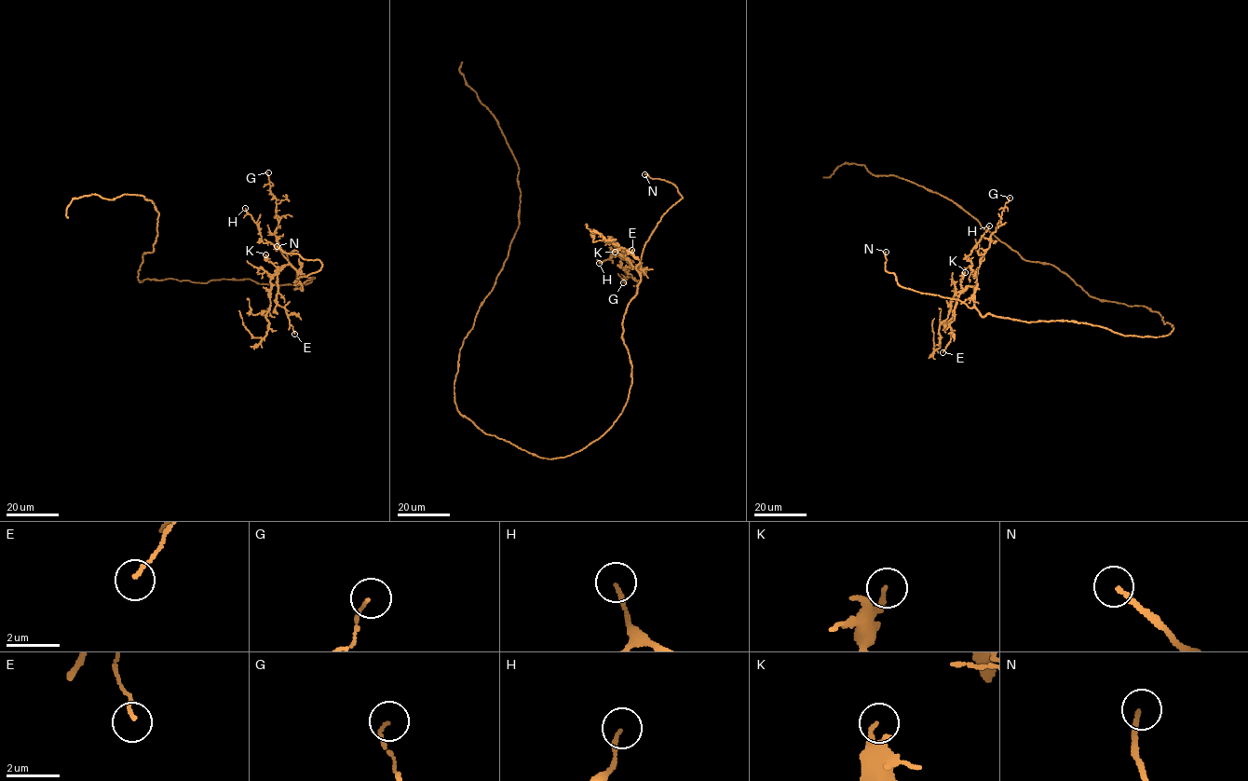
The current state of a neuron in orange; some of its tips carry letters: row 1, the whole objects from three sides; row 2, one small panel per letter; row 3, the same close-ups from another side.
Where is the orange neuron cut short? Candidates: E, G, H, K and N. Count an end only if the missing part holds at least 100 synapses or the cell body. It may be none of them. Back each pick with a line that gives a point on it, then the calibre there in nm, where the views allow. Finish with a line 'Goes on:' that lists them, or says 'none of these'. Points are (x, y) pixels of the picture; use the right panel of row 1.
N: at (886, 252); 160 nm thick
Goes on: N

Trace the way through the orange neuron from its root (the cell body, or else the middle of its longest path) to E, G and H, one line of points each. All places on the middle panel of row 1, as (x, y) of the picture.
E: (497, 437), (563, 458), (597, 440), (622, 412), (632, 371), (622, 321), (641, 276), (618, 250), (631, 250)
G: (497, 437), (550, 459), (581, 450), (613, 424), (631, 382), (622, 321), (641, 270), (626, 267), (623, 282)
H: (497, 437), (563, 458), (597, 440), (622, 412), (632, 371), (622, 321), (641, 270), (614, 250), (599, 263)

